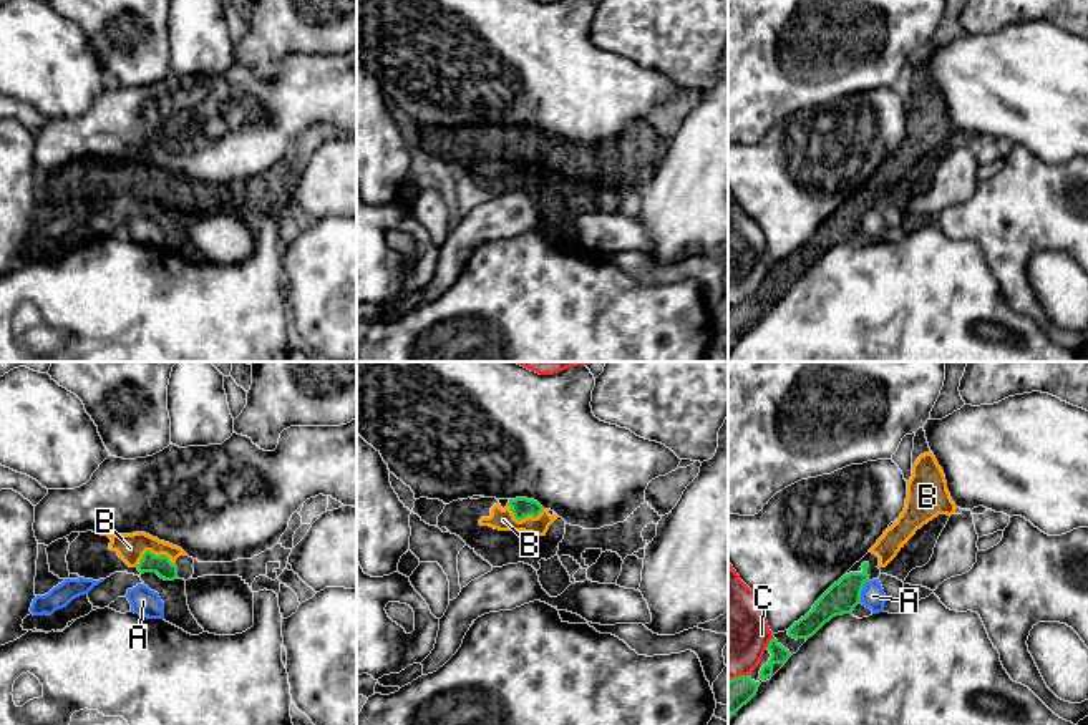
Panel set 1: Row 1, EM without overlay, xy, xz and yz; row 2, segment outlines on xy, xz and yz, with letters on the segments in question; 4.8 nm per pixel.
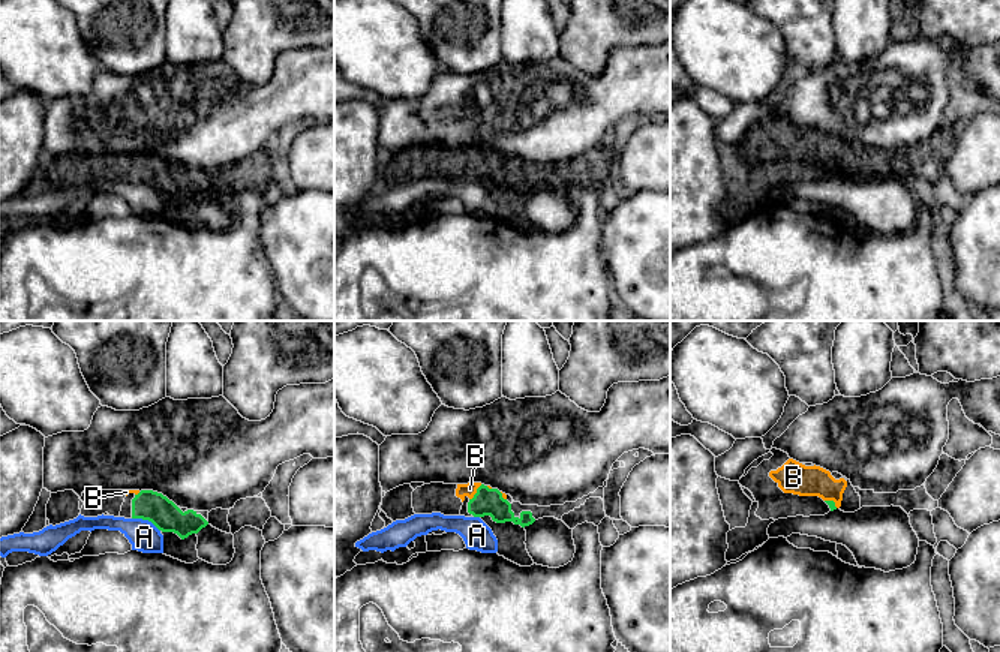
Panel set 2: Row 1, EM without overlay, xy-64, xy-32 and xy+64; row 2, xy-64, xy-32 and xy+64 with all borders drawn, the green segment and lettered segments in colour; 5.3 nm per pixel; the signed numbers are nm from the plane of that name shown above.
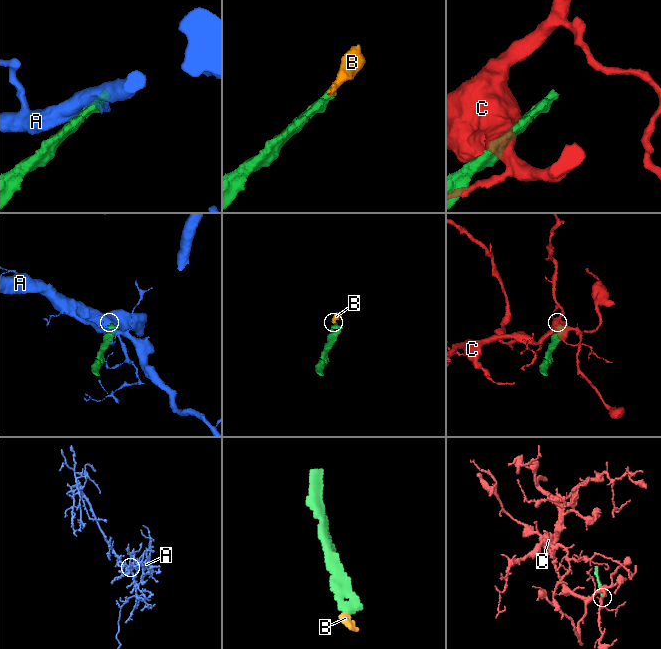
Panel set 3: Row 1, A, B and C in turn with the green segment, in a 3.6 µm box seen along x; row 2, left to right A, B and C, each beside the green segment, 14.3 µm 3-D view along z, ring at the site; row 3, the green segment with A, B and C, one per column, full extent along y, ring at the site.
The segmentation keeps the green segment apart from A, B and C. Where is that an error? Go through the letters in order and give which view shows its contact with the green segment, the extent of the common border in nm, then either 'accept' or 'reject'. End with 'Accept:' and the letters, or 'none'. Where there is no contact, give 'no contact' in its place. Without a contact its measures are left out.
A: meets green in yz; contact 120 nm long; reject
B: meets green in xy; contact 200 nm long; accept
C: meets green in yz; contact 70 nm long; reject
Accept: B

